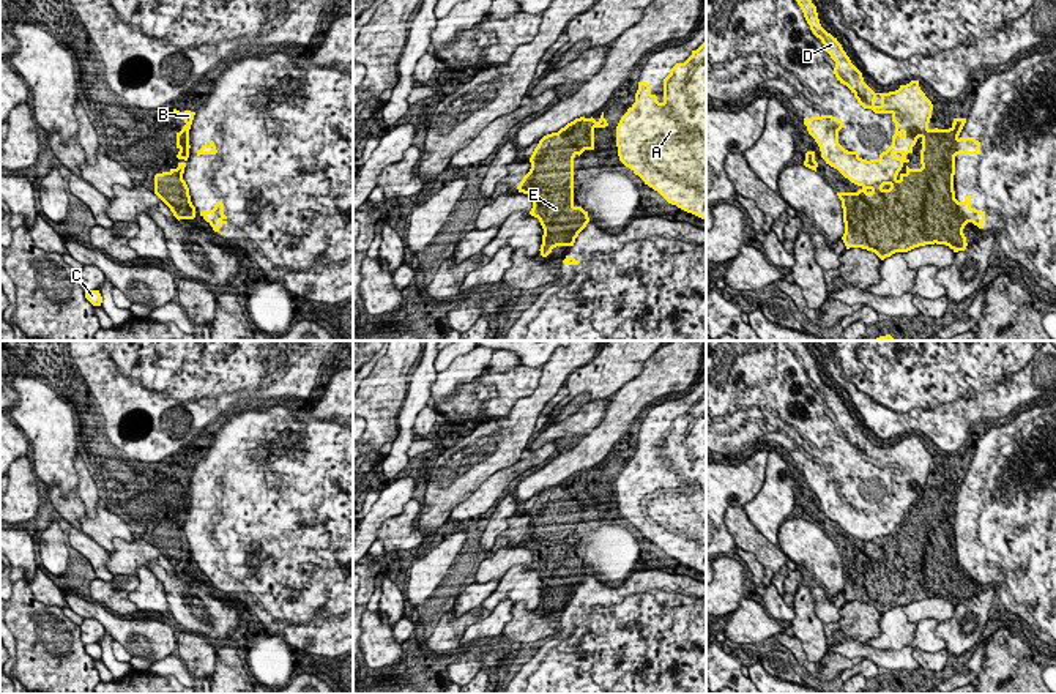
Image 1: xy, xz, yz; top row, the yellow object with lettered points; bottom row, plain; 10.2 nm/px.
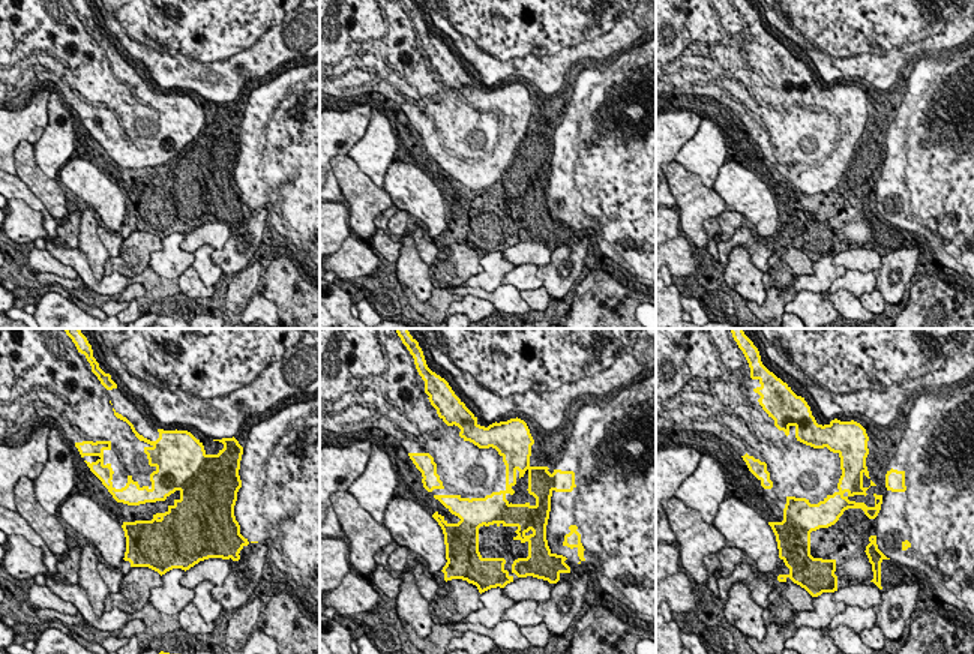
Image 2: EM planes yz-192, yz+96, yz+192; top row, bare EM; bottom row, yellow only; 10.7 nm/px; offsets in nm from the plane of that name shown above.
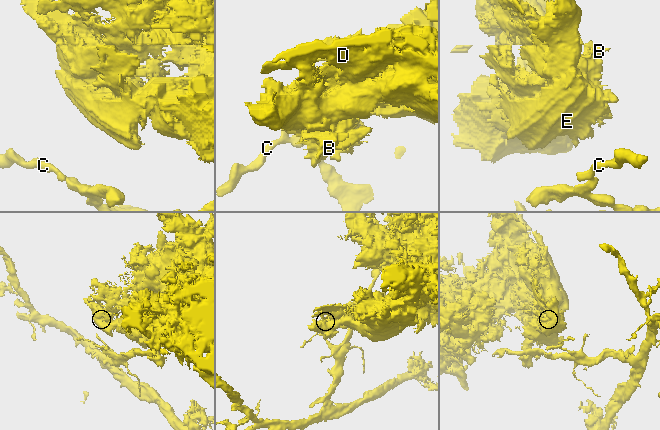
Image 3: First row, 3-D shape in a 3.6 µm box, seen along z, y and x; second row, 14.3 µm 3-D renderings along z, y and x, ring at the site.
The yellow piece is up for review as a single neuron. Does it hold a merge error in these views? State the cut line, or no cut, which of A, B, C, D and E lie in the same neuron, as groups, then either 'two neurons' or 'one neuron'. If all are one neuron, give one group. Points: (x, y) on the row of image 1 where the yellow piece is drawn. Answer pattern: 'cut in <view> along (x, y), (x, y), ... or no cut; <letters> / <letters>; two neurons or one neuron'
no cut; A B C D E; one neuron

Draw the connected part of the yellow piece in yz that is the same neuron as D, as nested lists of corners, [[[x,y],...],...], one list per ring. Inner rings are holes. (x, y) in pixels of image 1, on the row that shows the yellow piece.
[[[796,0],[801,6],[810,30],[826,47],[826,52],[835,62],[834,74],[837,80],[846,85],[864,109],[875,114],[891,114],[895,123],[892,145],[879,155],[878,159],[862,159],[857,151],[848,151],[838,144],[838,131],[843,121],[832,115],[804,118],[809,134],[820,147],[821,158],[831,167],[837,169],[845,178],[857,185],[857,192],[837,192],[842,200],[845,233],[842,237],[846,249],[862,248],[875,252],[881,260],[895,252],[908,252],[925,244],[946,244],[954,252],[965,251],[968,243],[963,229],[972,222],[983,229],[985,211],[971,207],[971,196],[963,202],[955,199],[954,175],[957,155],[980,155],[980,142],[976,137],[961,137],[960,132],[966,118],[954,118],[949,129],[930,129],[933,104],[919,87],[919,80],[900,85],[889,93],[875,93],[862,77],[862,73],[851,63],[842,44],[827,33],[818,19],[816,6],[812,0]],[[917,139],[922,139],[920,169],[909,169],[902,174],[903,164],[909,162],[908,153]]]

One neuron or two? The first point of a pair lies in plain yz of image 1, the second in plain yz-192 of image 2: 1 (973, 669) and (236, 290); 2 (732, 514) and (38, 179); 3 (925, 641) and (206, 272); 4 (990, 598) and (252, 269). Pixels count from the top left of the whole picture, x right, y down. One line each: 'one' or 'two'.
1: one
2: one
3: one
4: two

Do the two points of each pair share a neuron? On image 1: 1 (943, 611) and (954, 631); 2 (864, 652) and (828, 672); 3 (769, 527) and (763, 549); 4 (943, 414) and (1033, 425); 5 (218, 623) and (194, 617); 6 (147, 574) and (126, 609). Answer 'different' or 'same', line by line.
1: different
2: different
3: different
4: different
5: same
6: different

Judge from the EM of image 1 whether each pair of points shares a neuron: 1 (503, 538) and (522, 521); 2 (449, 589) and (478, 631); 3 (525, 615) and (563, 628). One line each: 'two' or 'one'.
1: one
2: two
3: one

